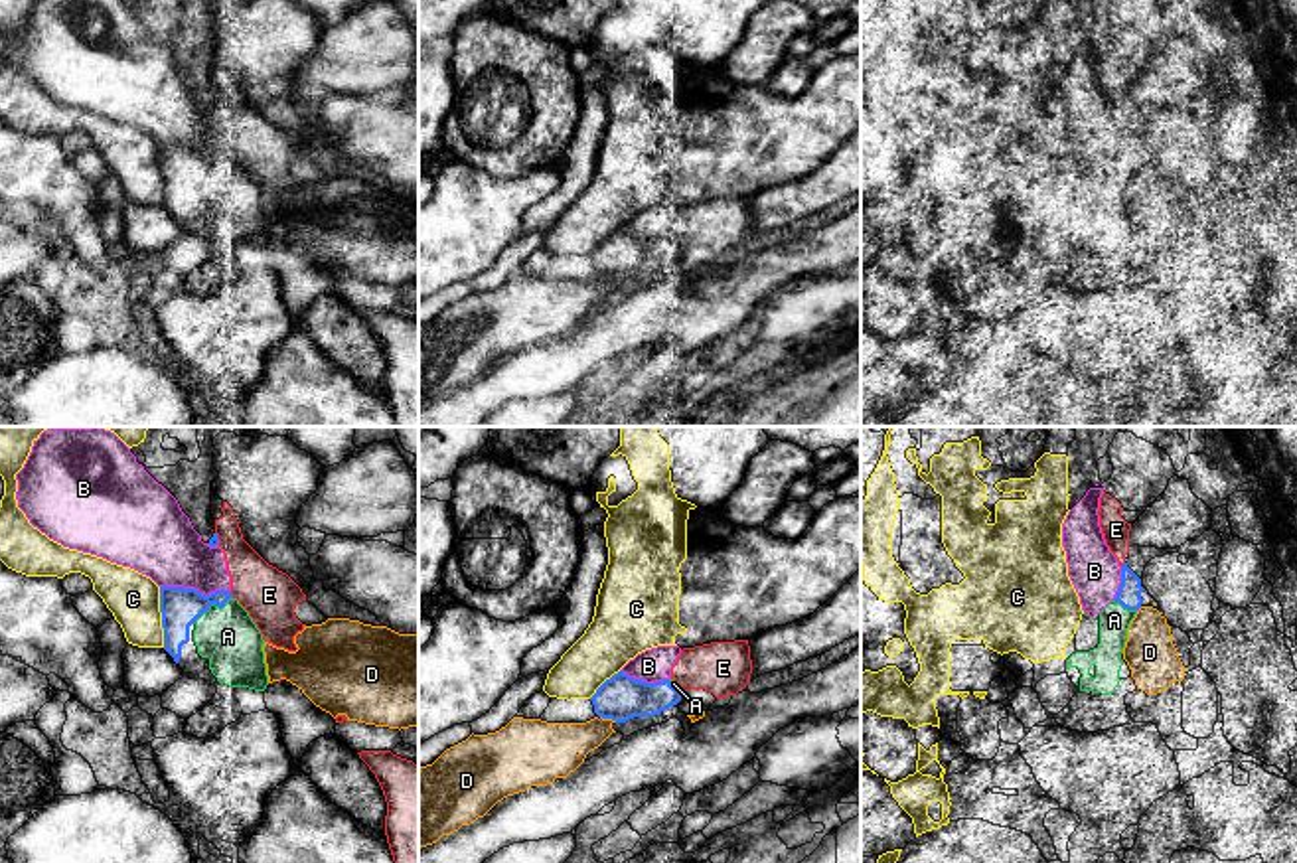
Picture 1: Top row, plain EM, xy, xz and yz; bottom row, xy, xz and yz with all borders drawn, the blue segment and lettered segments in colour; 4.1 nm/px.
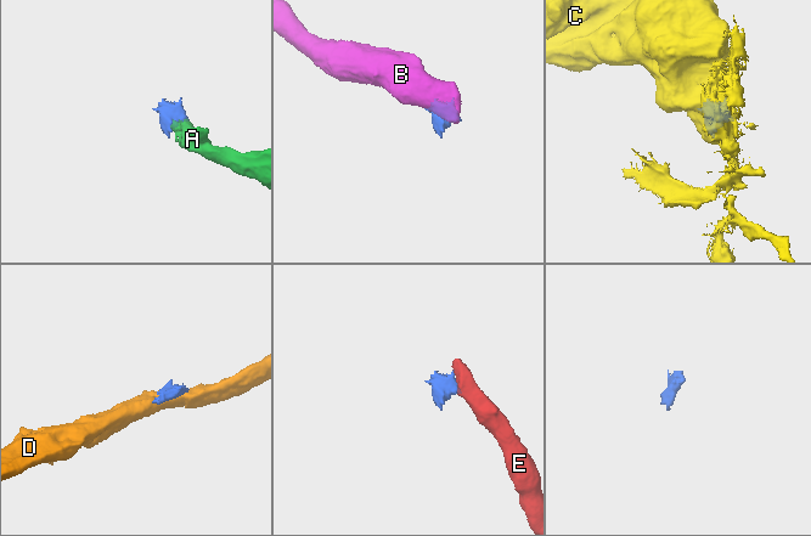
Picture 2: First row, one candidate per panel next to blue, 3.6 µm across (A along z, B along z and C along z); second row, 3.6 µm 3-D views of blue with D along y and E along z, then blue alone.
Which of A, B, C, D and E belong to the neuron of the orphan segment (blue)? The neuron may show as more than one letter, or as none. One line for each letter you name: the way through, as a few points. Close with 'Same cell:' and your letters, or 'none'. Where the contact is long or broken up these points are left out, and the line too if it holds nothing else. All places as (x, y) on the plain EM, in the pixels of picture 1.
Same cell: A

